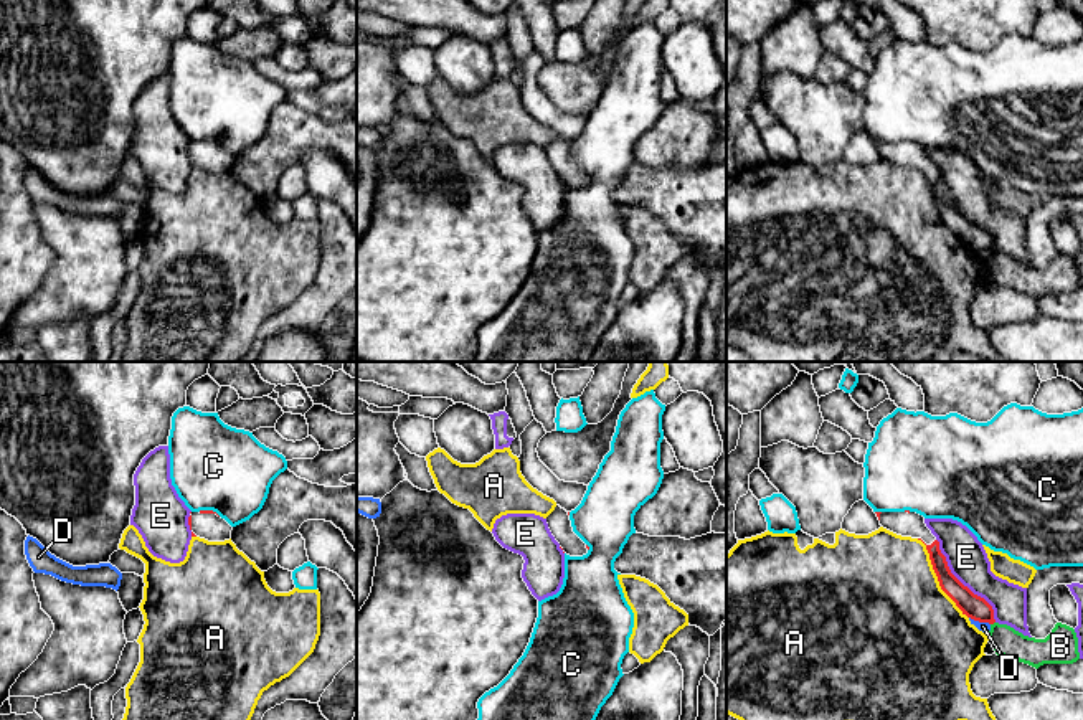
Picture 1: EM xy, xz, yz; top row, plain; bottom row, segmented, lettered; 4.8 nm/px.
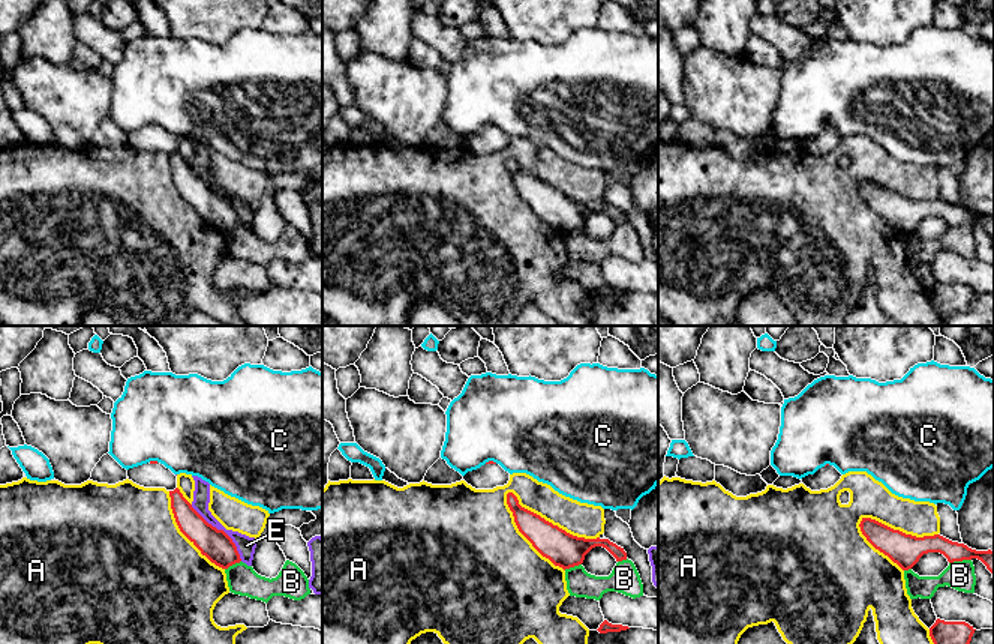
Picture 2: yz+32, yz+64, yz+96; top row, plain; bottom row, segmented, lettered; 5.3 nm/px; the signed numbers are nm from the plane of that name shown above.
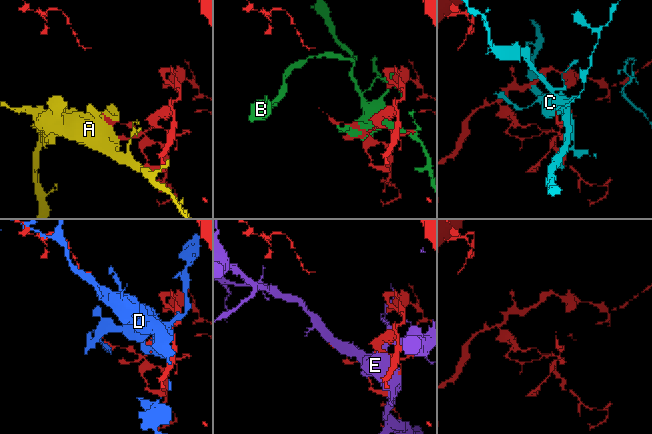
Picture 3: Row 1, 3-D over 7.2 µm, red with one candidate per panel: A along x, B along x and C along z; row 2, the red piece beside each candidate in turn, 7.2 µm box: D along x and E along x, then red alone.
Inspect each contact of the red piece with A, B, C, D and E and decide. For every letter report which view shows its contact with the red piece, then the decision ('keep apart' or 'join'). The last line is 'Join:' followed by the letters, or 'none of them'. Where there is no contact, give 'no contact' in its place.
A: yz | keep apart
B: yz | keep apart
C: xy | keep apart
D: yz | keep apart
E: yz | keep apart
Join: none of them

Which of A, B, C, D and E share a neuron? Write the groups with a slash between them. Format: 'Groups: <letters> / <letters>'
Groups: A / B / C / D / E

